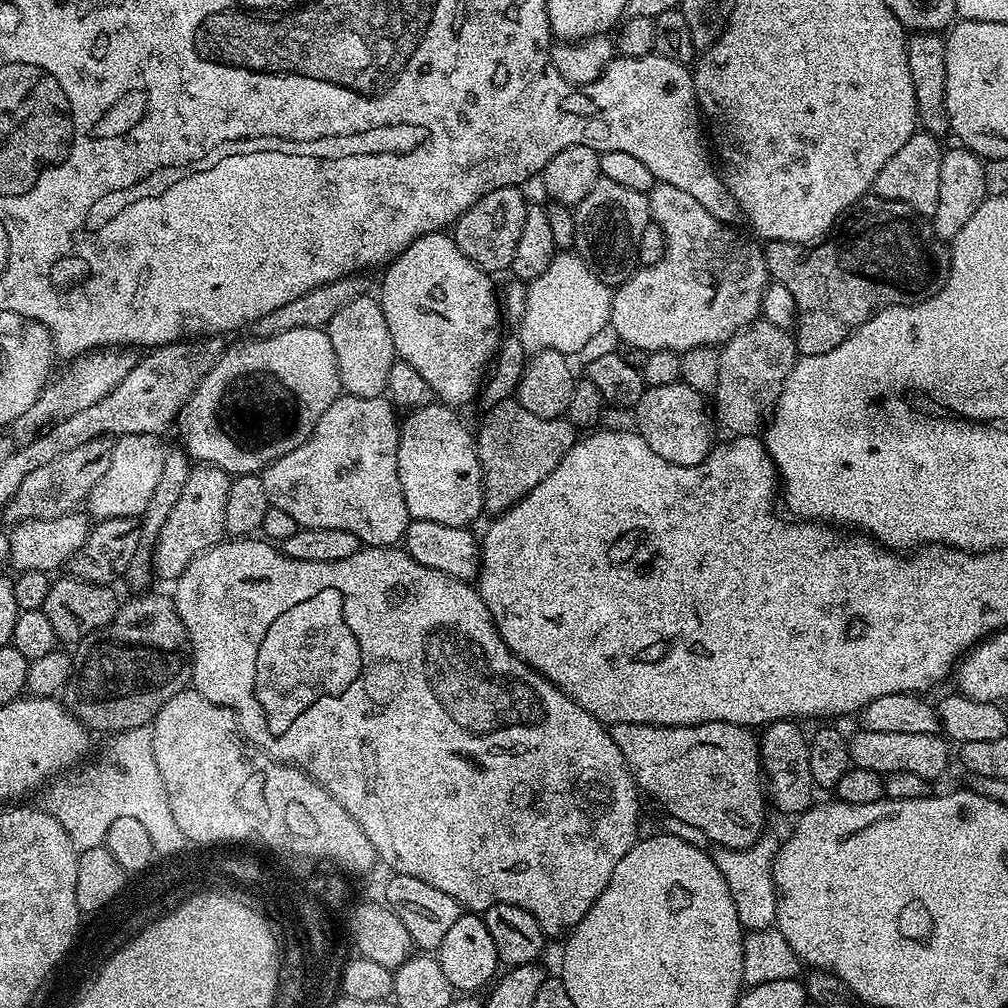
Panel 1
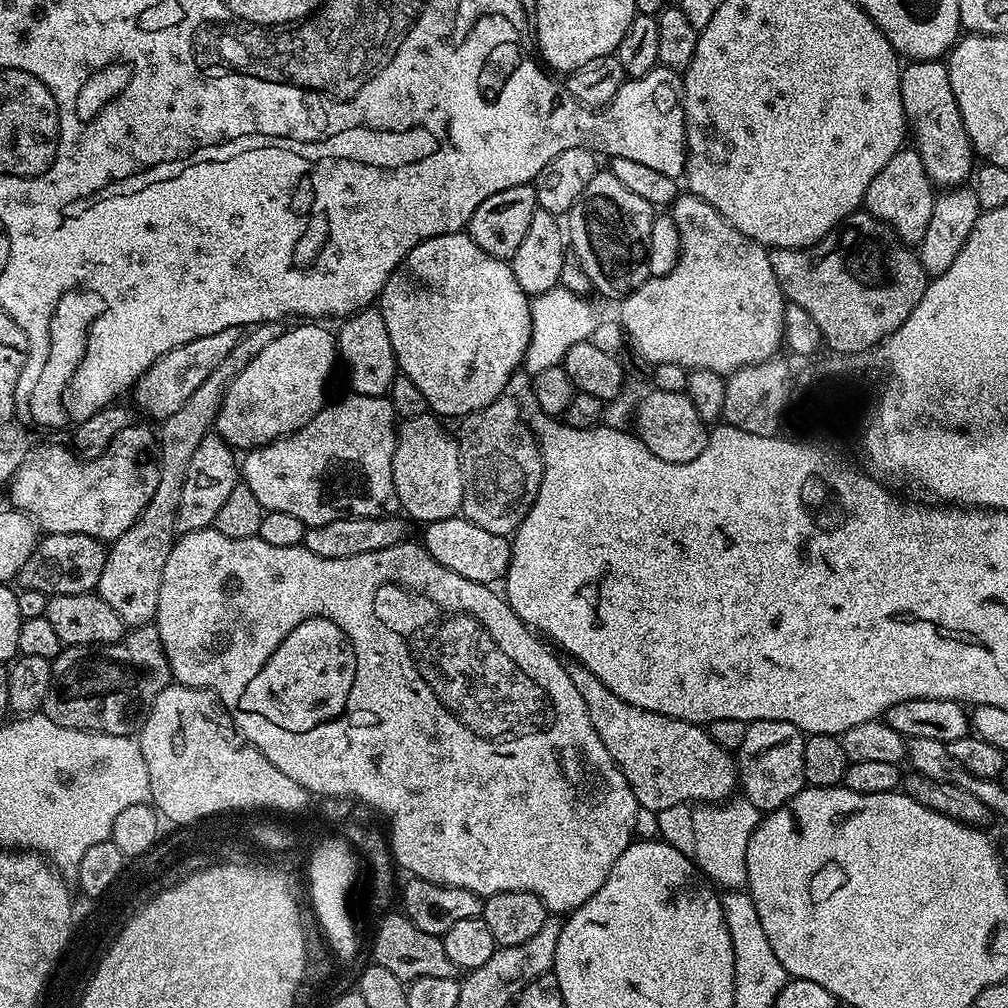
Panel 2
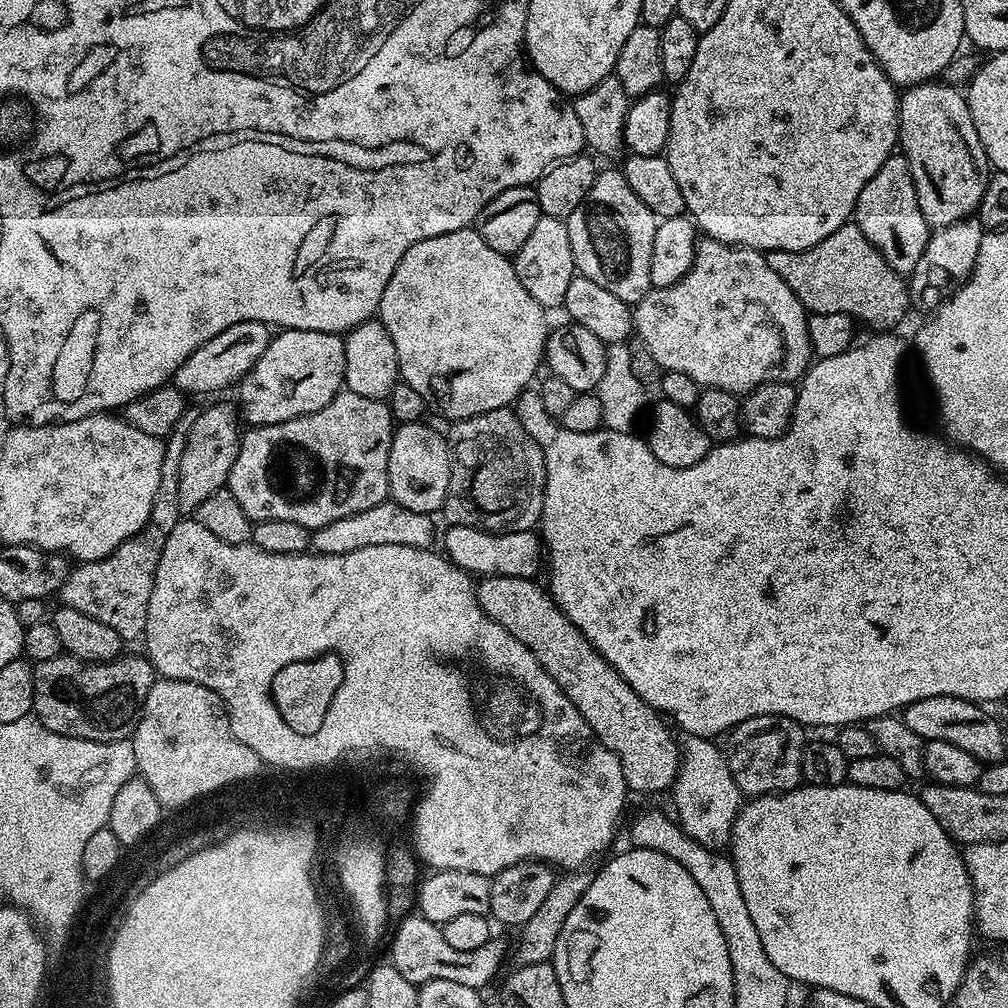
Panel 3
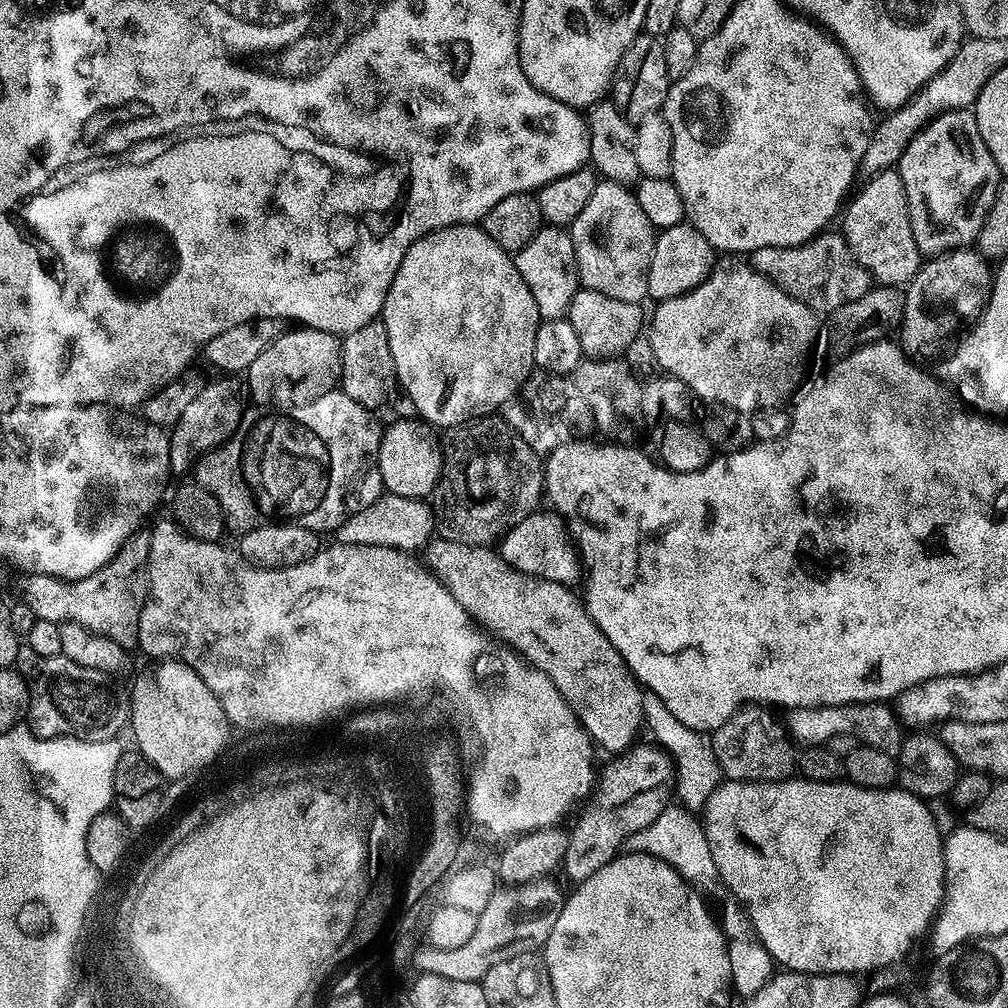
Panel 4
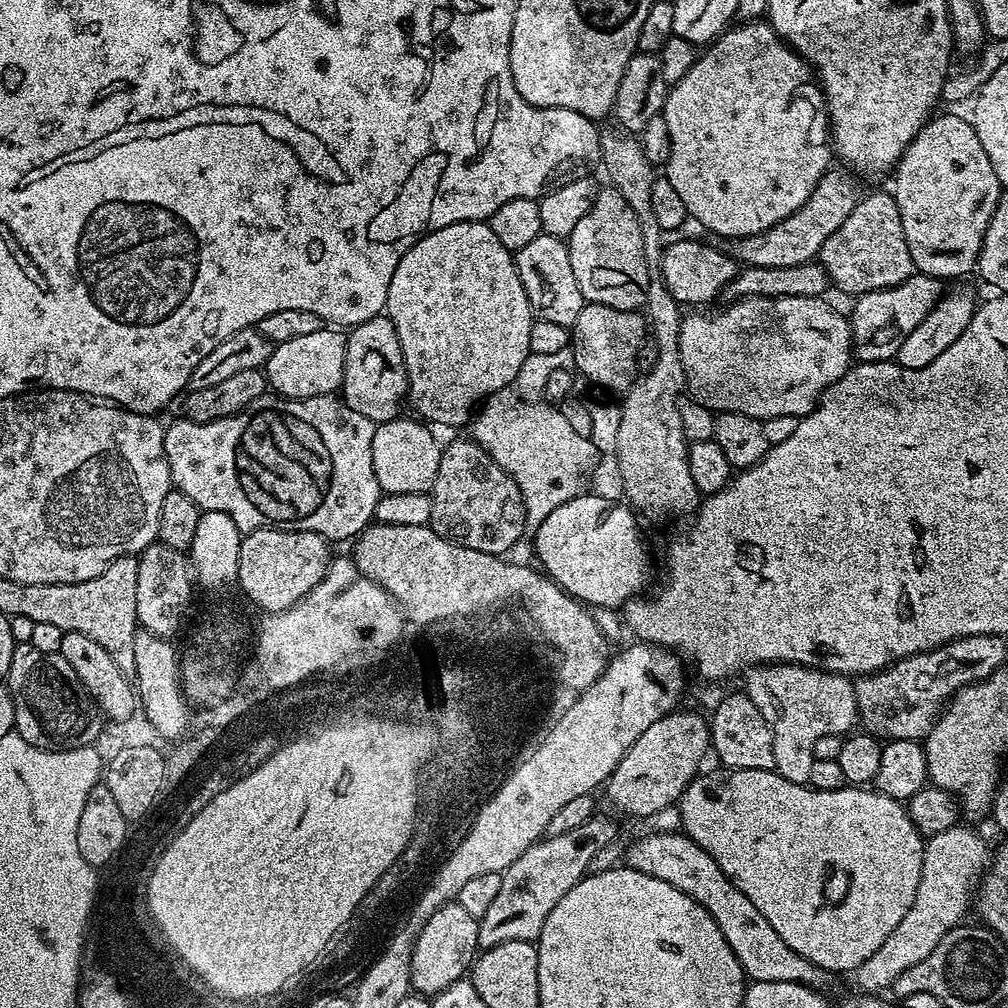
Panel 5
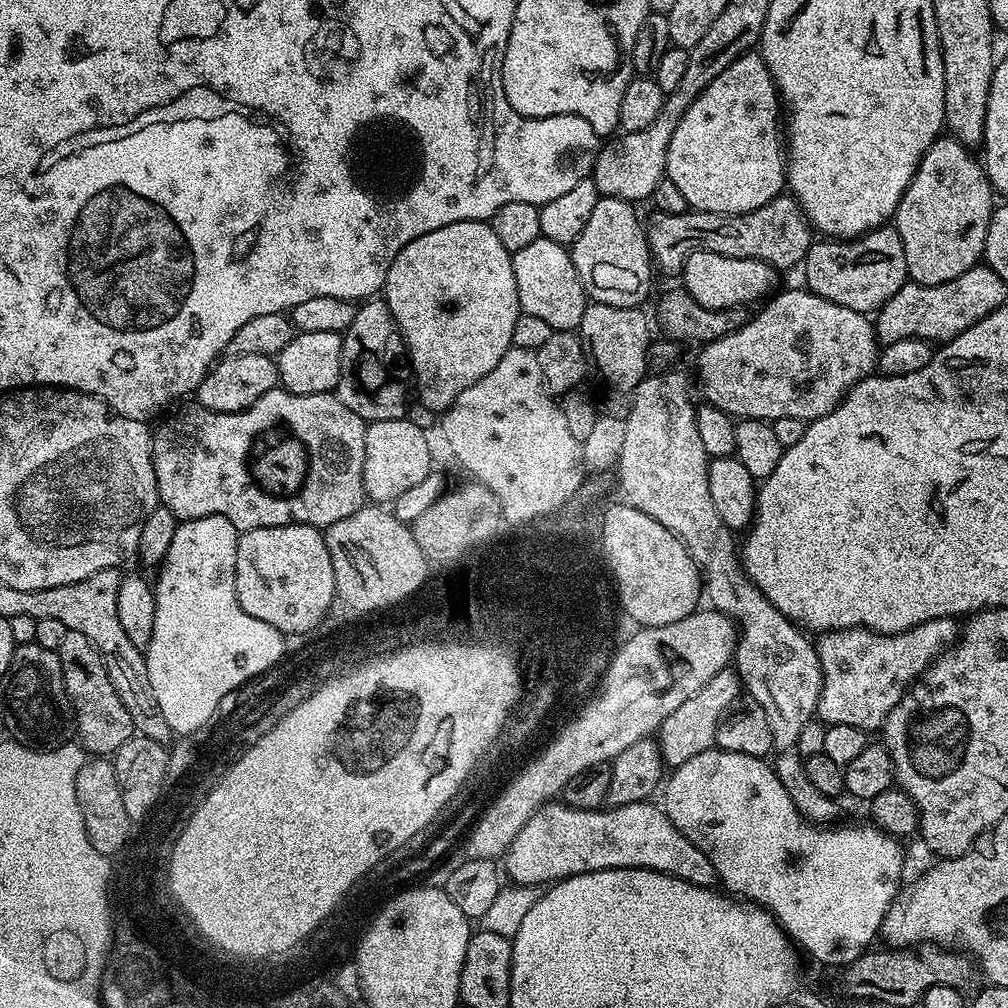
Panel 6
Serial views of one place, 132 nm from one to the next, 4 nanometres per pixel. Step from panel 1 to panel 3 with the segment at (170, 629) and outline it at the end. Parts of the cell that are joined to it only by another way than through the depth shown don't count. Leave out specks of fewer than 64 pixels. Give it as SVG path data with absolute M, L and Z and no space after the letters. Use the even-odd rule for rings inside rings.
M61 654L58 658L39 661L33 667L34 702L32 712L51 732L63 736L73 736L83 740L126 740L136 730L140 713L144 711L146 694L150 694L152 685L158 679L158 673L148 661L147 655L128 656L121 654L107 664L96 664L93 660L80 660L77 656Z

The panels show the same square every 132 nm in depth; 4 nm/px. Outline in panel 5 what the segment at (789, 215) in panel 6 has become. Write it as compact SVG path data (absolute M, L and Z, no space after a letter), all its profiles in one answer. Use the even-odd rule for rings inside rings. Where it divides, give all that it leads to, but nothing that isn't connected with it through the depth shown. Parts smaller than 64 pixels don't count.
M829 167L828 172L814 186L814 194L790 218L782 218L770 230L762 234L747 236L745 240L735 241L730 248L731 255L744 266L802 266L813 263L822 250L822 242L850 218L858 199L856 179L853 173L841 167Z

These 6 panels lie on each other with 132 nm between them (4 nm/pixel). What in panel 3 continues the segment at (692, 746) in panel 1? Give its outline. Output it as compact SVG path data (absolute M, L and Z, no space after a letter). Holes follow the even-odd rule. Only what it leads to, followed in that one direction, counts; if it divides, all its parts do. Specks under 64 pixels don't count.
M486 576L475 585L476 597L482 610L490 614L495 624L501 624L503 628L510 630L510 634L514 634L518 642L522 642L532 651L546 674L550 674L550 678L558 682L566 698L574 702L578 714L586 718L590 730L594 730L596 737L616 755L628 783L629 793L667 793L676 780L676 771L680 768L680 749L677 737L672 737L673 729L666 723L665 717L644 703L639 694L621 678L618 670L614 670L614 666L610 666L610 662L606 662L606 658L598 654L596 647L576 629L574 622L570 622L568 615L552 599L551 591L544 589L543 592L536 583L535 579L522 576Z

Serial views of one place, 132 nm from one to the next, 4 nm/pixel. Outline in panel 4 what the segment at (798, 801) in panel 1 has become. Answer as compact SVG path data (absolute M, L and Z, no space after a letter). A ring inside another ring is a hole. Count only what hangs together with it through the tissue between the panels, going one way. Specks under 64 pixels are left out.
M750 704L740 708L722 726L711 733L712 749L721 773L730 780L786 780L797 771L798 752L794 741L788 734L787 727L771 716L767 707Z

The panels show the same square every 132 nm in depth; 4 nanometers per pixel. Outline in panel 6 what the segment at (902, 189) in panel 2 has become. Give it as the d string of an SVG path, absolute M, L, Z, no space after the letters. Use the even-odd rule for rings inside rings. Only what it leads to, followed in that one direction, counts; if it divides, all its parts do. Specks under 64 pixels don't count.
M894 226L875 228L865 236L857 236L855 240L817 239L804 255L802 271L805 280L803 283L809 292L818 294L838 306L846 306L850 310L865 314L875 313L886 302L890 302L890 298L894 298L894 294L898 294L904 284L909 283L906 250L902 250L902 238Z

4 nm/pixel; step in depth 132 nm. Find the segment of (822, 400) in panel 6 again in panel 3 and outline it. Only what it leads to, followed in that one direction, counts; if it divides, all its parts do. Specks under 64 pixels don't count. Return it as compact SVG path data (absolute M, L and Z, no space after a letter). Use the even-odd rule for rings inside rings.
M704 238L696 245L696 257L690 270L677 284L665 288L653 288L651 292L642 297L639 304L635 305L634 332L637 337L640 335L639 343L646 350L650 350L650 354L654 354L654 362L658 362L665 372L686 374L690 378L694 378L694 382L698 382L704 388L717 388L727 392L747 394L763 384L796 384L808 371L814 360L808 333L808 317L809 313L806 311L804 303L797 298L794 290L790 290L790 286L786 286L786 282L782 282L782 278L778 278L778 274L774 274L774 270L768 265L765 253L755 248L723 244L717 240Z

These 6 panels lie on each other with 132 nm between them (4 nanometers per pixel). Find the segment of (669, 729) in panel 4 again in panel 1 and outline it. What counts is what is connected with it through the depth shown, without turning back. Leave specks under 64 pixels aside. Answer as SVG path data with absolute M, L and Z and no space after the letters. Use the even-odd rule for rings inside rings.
M765 834L748 848L717 847L716 852L711 853L718 870L722 870L722 878L726 878L726 887L730 889L730 898L734 898L734 910L738 910L740 924L748 932L762 931L776 923L776 887L772 863L777 847L778 840L771 834Z

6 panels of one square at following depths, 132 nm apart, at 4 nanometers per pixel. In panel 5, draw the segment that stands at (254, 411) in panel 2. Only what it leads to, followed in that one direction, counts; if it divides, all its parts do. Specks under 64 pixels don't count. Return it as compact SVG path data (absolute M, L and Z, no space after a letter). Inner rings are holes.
M322 326L314 330L314 334L290 338L290 342L275 345L266 365L267 387L285 400L333 395L344 382L347 345L347 335L332 326Z

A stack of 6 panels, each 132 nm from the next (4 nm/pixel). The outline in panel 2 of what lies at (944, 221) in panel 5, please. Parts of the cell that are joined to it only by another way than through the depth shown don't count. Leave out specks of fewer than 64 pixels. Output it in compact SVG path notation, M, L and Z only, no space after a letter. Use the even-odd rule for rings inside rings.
M918 60L903 65L900 74L900 89L904 103L904 117L910 125L910 132L916 135L914 147L926 166L926 174L933 185L947 190L965 183L973 175L974 153L972 143L966 134L954 90L950 86L947 63L940 60Z

